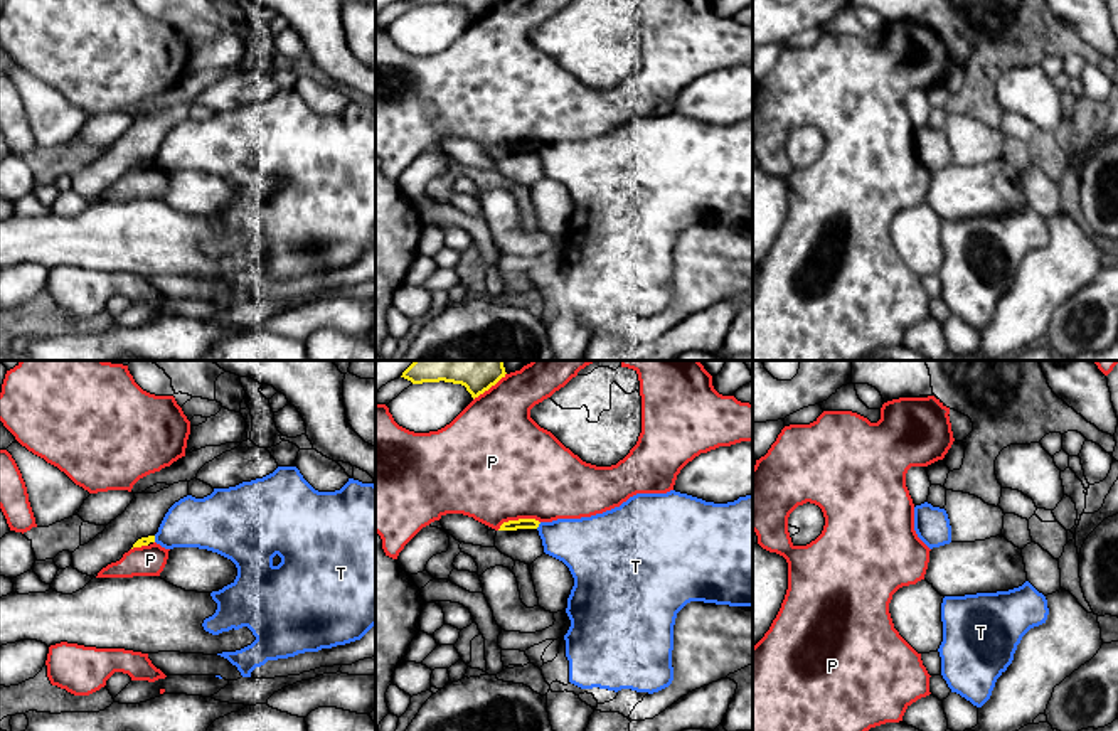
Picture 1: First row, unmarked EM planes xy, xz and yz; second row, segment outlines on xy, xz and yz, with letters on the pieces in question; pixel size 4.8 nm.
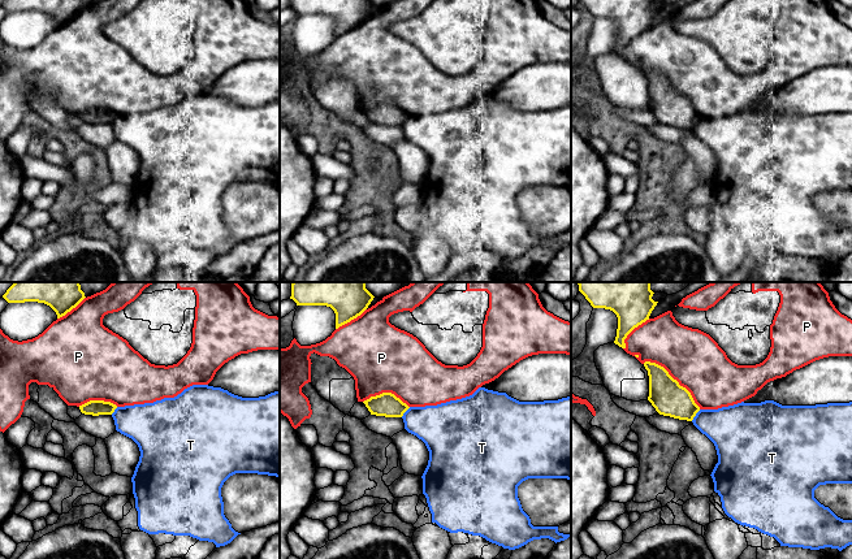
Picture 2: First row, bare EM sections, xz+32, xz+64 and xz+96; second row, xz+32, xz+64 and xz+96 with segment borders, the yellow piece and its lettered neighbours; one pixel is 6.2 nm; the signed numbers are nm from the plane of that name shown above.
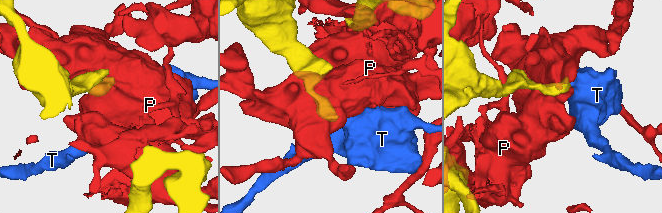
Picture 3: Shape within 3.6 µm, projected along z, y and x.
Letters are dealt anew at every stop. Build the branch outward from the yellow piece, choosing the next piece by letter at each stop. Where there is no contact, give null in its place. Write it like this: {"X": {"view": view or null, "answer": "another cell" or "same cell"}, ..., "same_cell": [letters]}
{"P": {"view": "xz", "answer": "another cell"}, "T": {"view": "xz", "answer": "another cell"}, "same_cell": []}

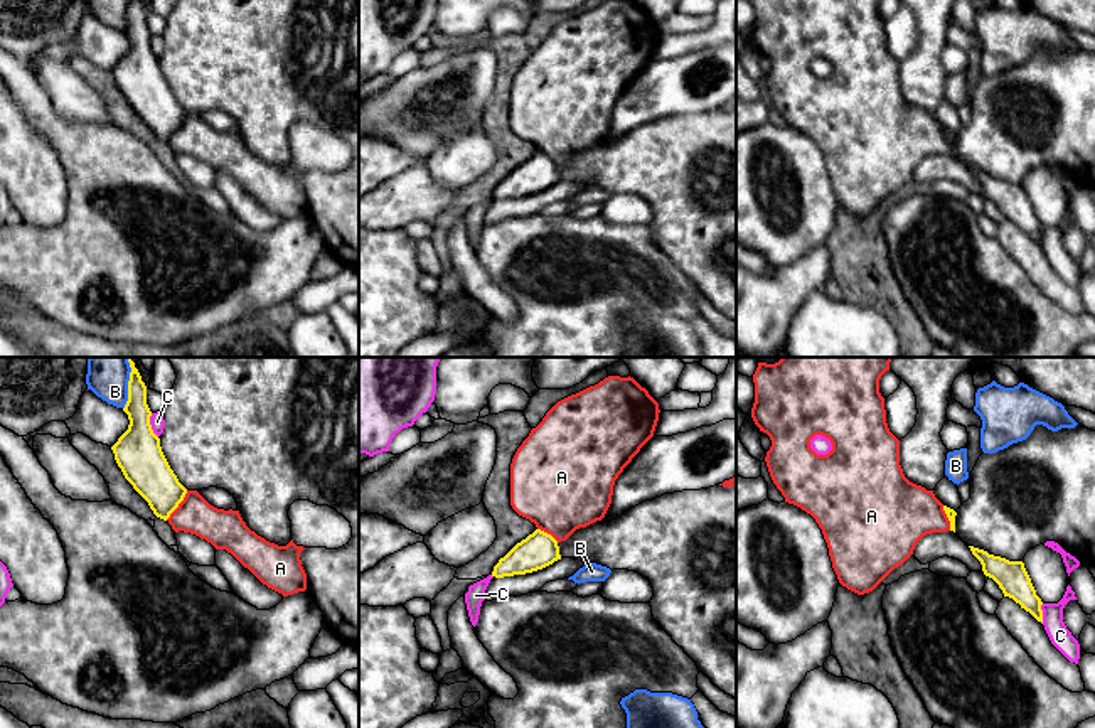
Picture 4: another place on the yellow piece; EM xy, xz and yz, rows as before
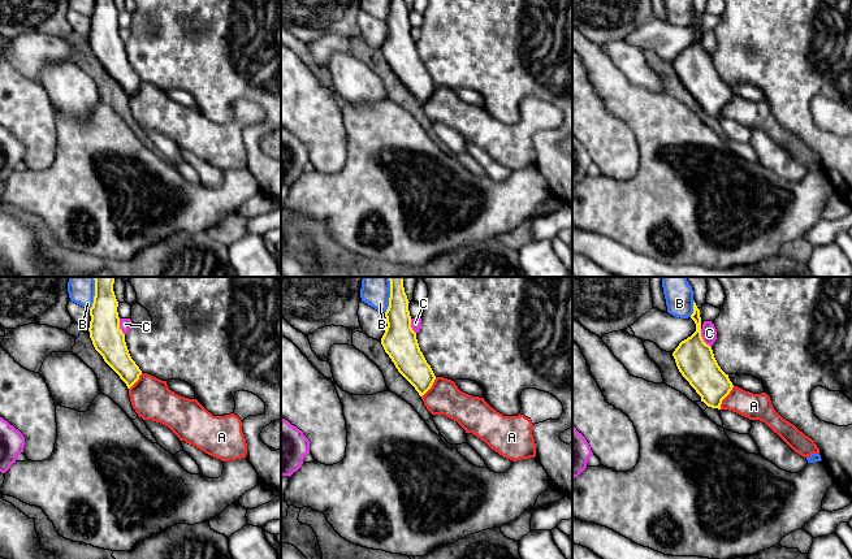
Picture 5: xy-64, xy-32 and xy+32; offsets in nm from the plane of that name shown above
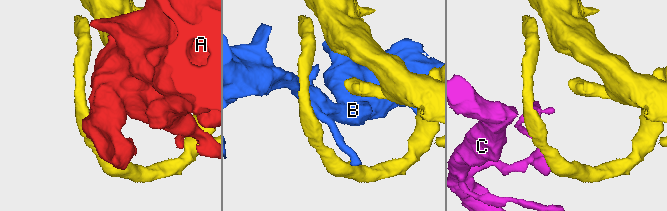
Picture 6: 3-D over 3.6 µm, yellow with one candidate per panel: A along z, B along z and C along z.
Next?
{"A": {"view": "xy", "answer": "same cell"}, "B": {"view": "xy", "answer": "another cell"}, "C": {"view": "xy", "answer": "another cell"}, "same_cell": ["A"]}

